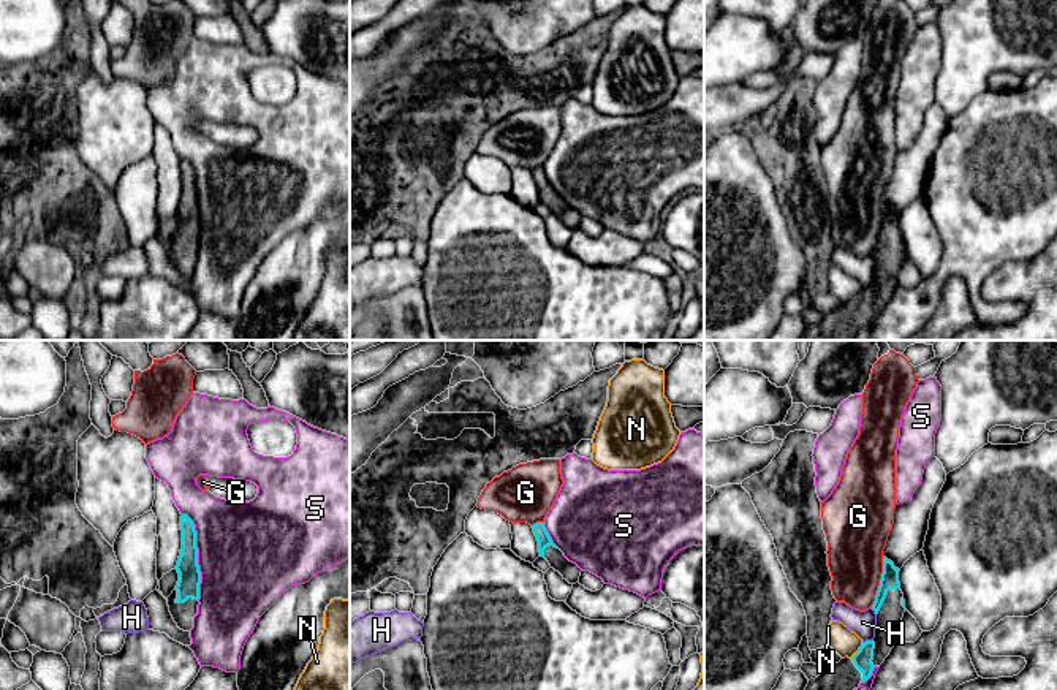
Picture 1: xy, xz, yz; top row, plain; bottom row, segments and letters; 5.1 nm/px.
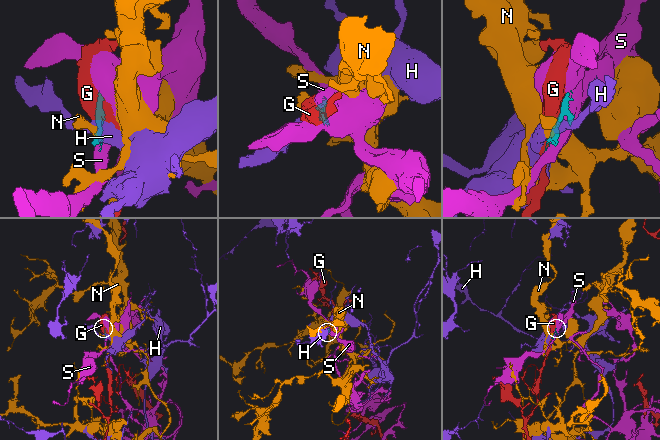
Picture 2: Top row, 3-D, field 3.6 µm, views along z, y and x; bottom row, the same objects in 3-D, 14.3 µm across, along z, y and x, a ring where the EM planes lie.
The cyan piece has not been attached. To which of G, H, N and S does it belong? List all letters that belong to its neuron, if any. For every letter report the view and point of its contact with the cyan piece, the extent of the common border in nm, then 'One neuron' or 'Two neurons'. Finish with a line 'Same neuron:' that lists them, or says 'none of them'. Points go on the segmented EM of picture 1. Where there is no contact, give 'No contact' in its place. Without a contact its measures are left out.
G: Touches cyan at yz (880, 583). Shared border 260 nm. Two neurons
H: Touches cyan at yz (867, 641). Shared border 60 nm. Two neurons
N: Touches cyan at yz (858, 651). Shared border 100 nm. Two neurons
S: Touches cyan at xy (197, 556). Shared border 460 nm. Two neurons
Same neuron: none of them

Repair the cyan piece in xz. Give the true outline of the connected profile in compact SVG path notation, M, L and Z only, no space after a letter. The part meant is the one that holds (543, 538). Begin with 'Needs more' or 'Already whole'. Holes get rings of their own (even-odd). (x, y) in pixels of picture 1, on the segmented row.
Needs more. M536 522L532 525L532 529L538 541L540 555L544 557L549 562L551 568L559 571L563 579L566 579L570 584L576 584L582 570L576 563L570 562L552 543L544 522Z

